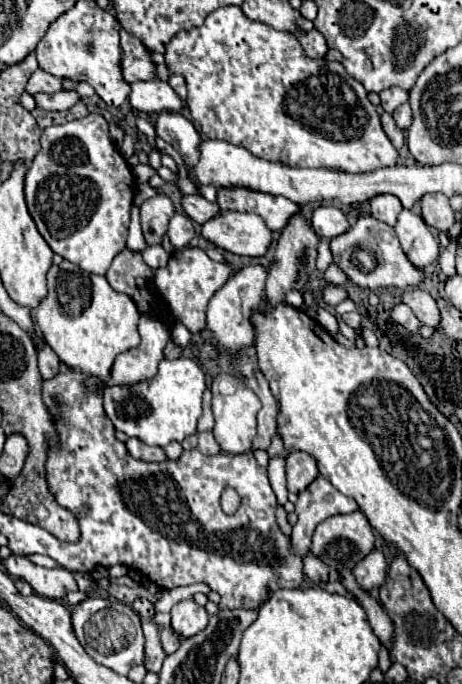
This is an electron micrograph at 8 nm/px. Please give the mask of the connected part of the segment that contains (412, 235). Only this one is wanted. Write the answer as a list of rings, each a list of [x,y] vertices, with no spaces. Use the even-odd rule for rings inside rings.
[[[403,209],[397,217],[395,233],[401,241],[405,255],[415,267],[423,269],[437,259],[439,243],[433,237],[431,229],[425,225],[421,215],[413,213],[411,209]]]

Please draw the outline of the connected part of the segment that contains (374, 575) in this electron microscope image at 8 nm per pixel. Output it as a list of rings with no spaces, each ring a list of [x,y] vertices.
[[[373,549],[363,561],[359,561],[353,569],[353,575],[357,579],[357,583],[371,591],[373,587],[381,587],[387,575],[387,563],[385,563],[385,555],[379,549]]]

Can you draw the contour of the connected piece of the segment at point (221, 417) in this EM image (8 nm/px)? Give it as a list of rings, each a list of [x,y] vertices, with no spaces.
[[[219,373],[211,383],[211,391],[213,391],[213,417],[215,417],[213,435],[221,451],[223,453],[247,453],[257,433],[255,427],[257,427],[257,413],[261,409],[261,401],[245,385],[241,377],[229,375],[229,373]]]

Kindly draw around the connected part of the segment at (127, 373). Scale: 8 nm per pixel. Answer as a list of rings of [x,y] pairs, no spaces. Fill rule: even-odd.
[[[143,313],[139,321],[139,335],[139,347],[129,349],[115,359],[111,379],[107,383],[129,385],[141,379],[151,379],[157,373],[157,365],[165,357],[163,351],[171,339],[171,323],[165,315],[155,317]]]

